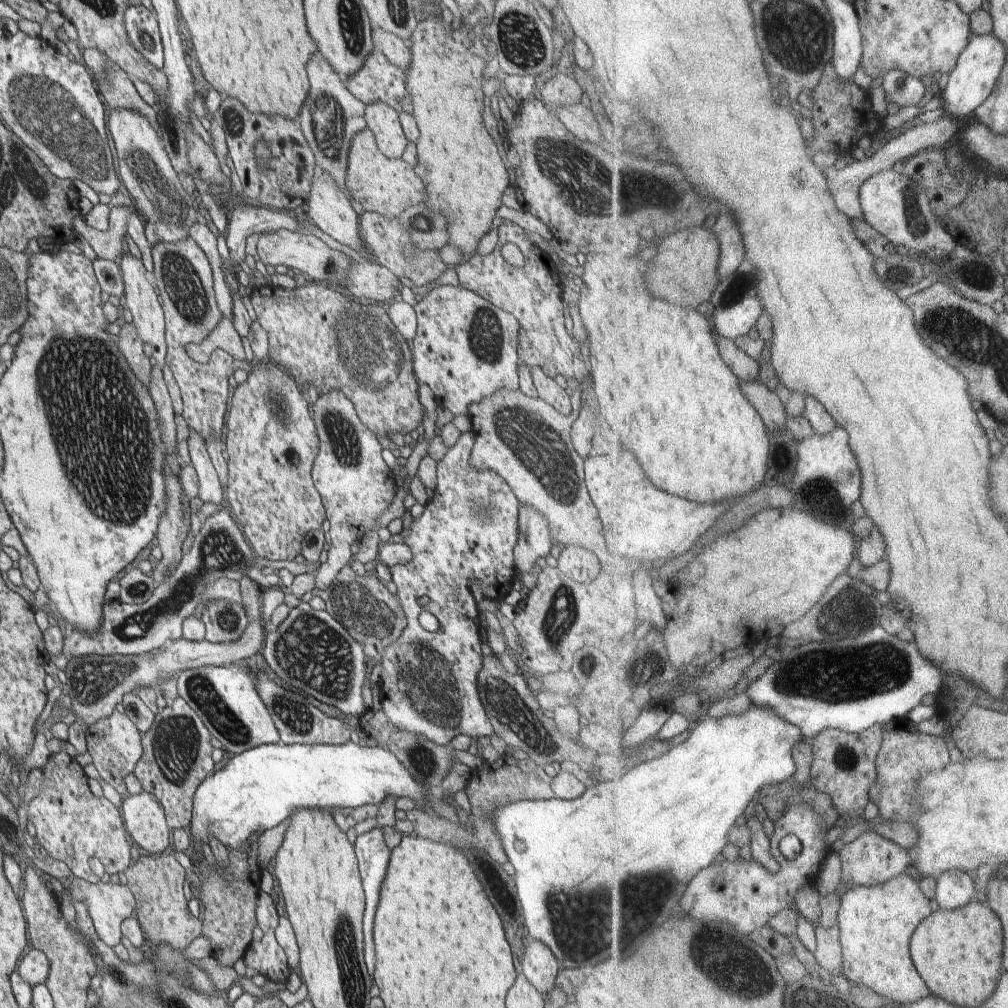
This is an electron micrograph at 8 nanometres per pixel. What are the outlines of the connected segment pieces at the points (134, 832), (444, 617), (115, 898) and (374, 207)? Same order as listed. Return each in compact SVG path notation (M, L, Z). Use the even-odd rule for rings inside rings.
M128 794L119 809L128 837L142 853L158 855L169 846L172 829L153 794Z
M473 431L462 433L462 436L458 439L458 442L454 446L449 447L446 456L442 460L438 461L437 470L437 483L434 489L434 496L424 505L424 512L420 518L407 519L407 523L402 535L404 536L404 544L408 546L409 550L412 550L412 560L408 564L394 565L389 567L391 571L392 581L396 584L398 592L396 597L398 598L404 612L406 614L407 626L402 632L399 638L396 638L396 642L387 641L388 646L384 645L384 650L379 649L380 652L380 682L378 688L380 689L380 700L382 700L382 712L386 714L386 717L392 724L408 730L414 734L422 734L422 736L432 740L434 744L449 745L452 738L458 736L458 734L466 734L472 738L479 739L480 737L490 737L494 734L494 728L490 725L490 720L486 716L486 709L482 706L480 695L478 692L478 672L483 667L483 660L486 658L482 654L482 639L480 638L480 631L482 627L479 625L479 605L477 599L472 595L471 590L468 587L470 580L476 580L480 584L480 590L483 591L483 597L491 599L492 601L503 600L508 596L511 590L512 582L517 577L515 569L515 561L513 560L513 550L516 546L518 538L518 508L519 500L516 498L512 488L506 484L506 480L502 478L497 472L491 470L476 470L472 468L470 464L471 450L473 449L474 442L476 442L476 434ZM429 611L436 618L442 626L442 631L430 632L426 631L418 622L418 616L422 612Z
M71 877L71 884L68 886L66 896L74 904L84 902L88 906L88 914L92 918L96 934L104 944L113 947L120 943L120 938L123 936L121 933L122 923L134 915L136 906L136 898L127 885L115 884L112 881L104 883L97 880L91 883L78 877Z
M368 127L352 139L345 183L351 198L362 204L364 210L386 218L397 219L410 206L418 206L428 200L426 186L414 168L402 158L389 159L384 156L376 144L374 132Z

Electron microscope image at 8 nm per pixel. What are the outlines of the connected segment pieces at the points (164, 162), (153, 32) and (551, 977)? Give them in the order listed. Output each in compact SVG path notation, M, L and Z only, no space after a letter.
M132 108L107 109L109 113L108 130L114 138L118 156L126 154L146 154L156 164L158 172L168 178L170 186L182 190L178 172L171 164L163 142L156 134L148 118Z
M132 5L124 12L124 22L132 46L160 70L164 64L164 54L156 14L148 6Z
M531 938L520 962L523 975L536 986L541 995L545 996L553 991L560 964L548 946Z

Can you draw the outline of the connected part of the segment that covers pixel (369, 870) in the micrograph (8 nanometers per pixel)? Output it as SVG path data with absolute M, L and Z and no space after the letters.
M376 827L358 835L353 845L358 858L358 872L366 894L366 910L363 916L364 956L372 977L376 966L376 954L374 954L376 946L372 946L374 916L380 900L380 888L386 878L390 856L392 856L392 850L385 843L383 829L383 827Z

